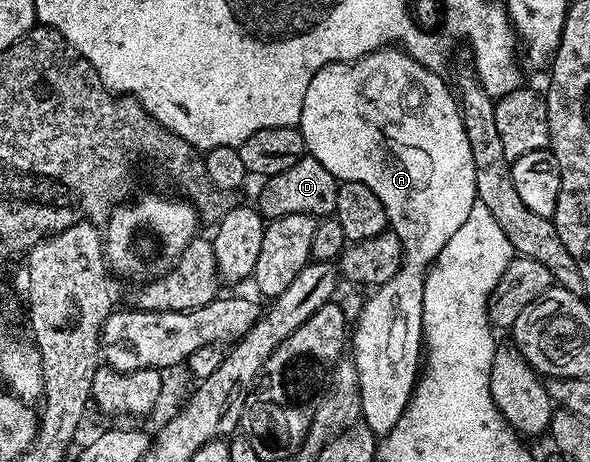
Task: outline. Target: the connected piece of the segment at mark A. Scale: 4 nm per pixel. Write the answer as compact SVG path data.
M396 45L380 47L378 51L373 51L370 55L365 55L362 59L355 59L352 63L328 63L321 67L311 77L311 85L307 85L307 97L303 97L303 109L301 110L301 122L299 130L303 141L305 142L306 152L312 158L318 159L338 181L362 182L372 190L379 201L382 202L383 209L386 210L388 219L388 230L394 231L401 242L401 262L402 265L391 277L391 281L381 284L372 292L373 295L361 307L361 312L357 315L357 324L351 327L351 347L353 343L353 352L351 358L357 366L359 373L359 393L361 394L361 419L364 426L370 428L377 437L384 437L391 429L395 429L395 421L403 417L407 409L410 397L413 396L413 388L416 386L419 378L419 366L423 361L423 289L425 288L425 277L429 273L429 268L439 257L443 245L451 241L451 236L463 226L463 221L467 221L467 213L471 213L471 205L478 203L475 183L475 160L471 153L471 144L467 139L467 129L464 128L463 117L459 106L458 96L451 90L447 84L441 80L442 76L438 72L427 69L419 65Z

